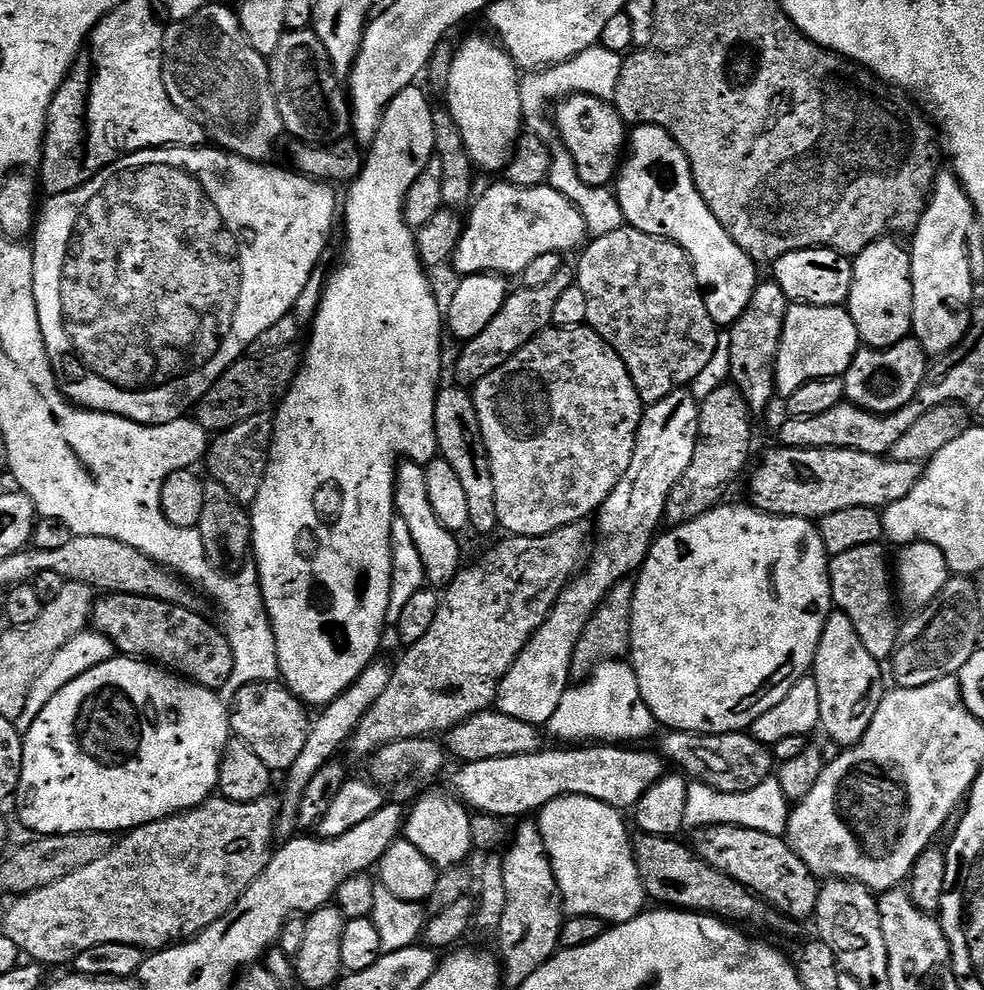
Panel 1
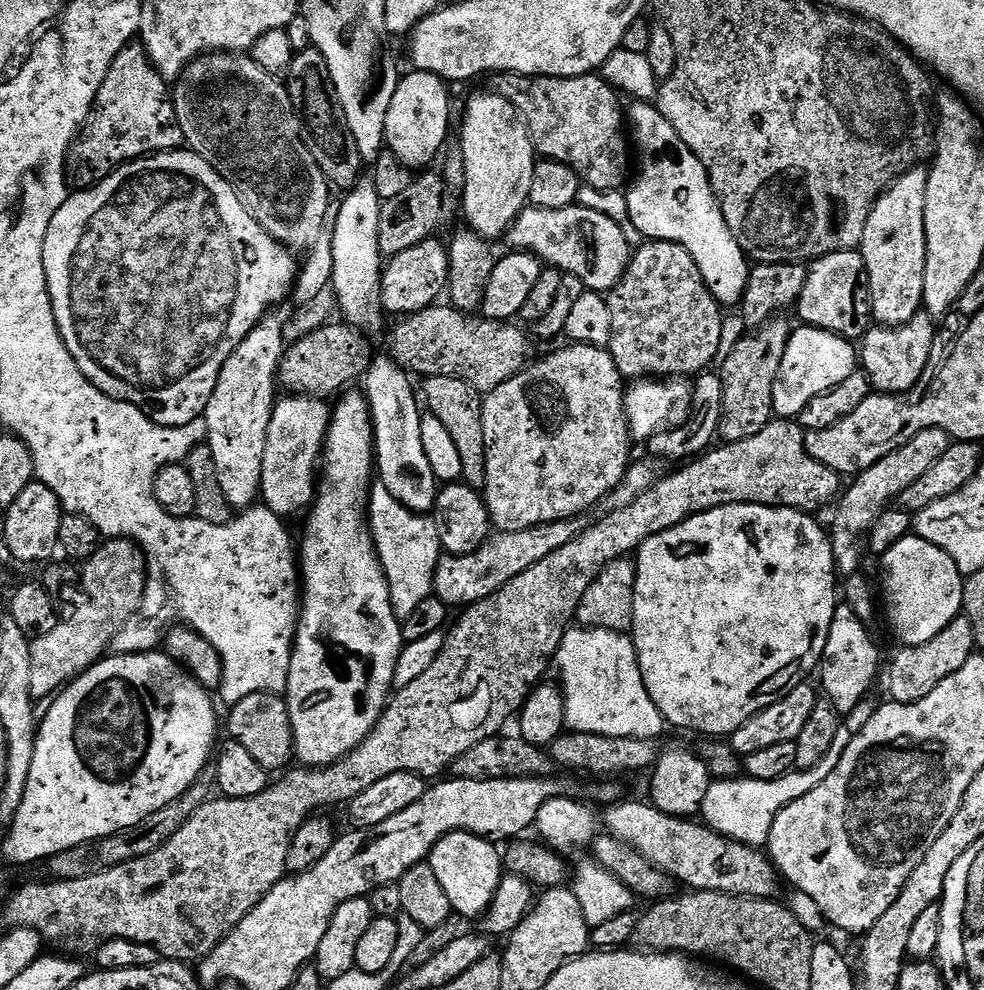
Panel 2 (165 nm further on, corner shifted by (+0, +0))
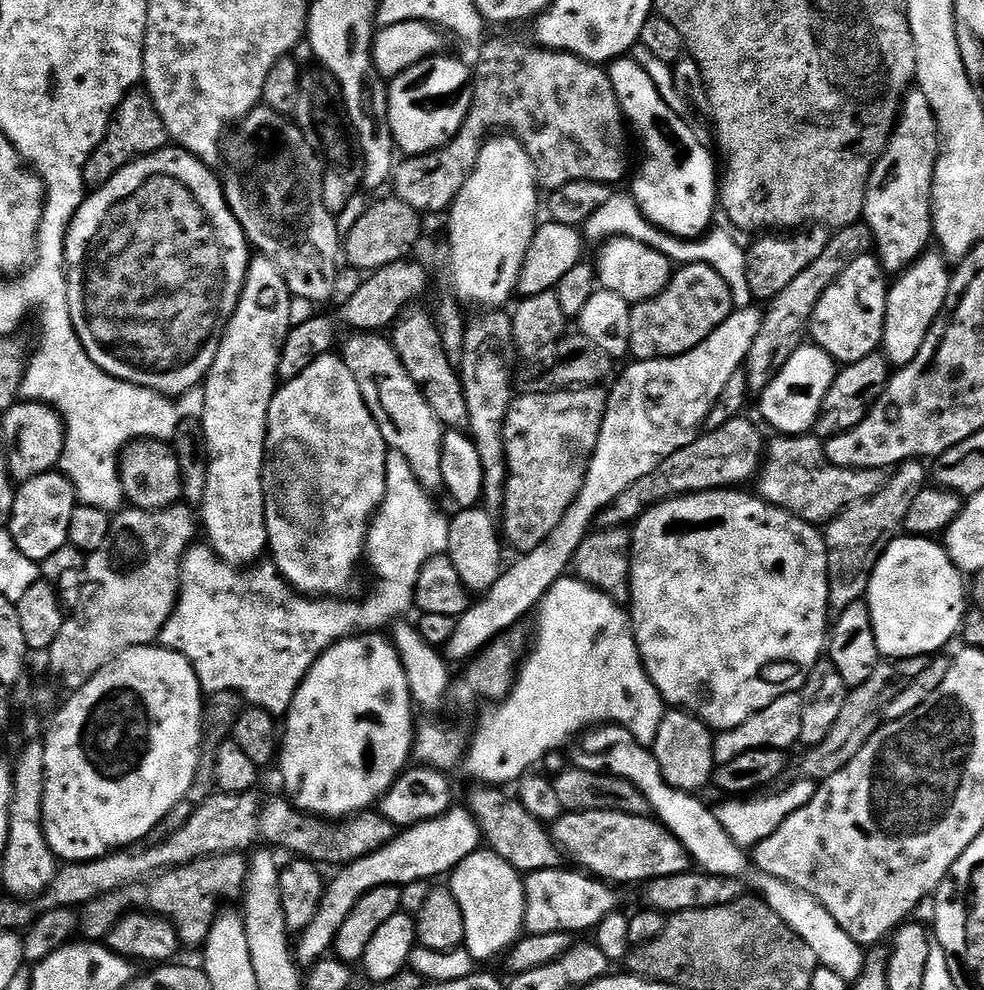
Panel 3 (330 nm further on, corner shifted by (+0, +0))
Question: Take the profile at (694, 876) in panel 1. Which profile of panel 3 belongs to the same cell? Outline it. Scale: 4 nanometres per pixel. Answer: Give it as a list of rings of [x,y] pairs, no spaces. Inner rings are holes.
[[[475,785],[472,788],[466,804],[479,823],[481,835],[491,851],[521,874],[563,865],[563,851],[551,836],[551,831],[543,821],[534,818],[518,798],[506,798],[507,791],[496,786]]]

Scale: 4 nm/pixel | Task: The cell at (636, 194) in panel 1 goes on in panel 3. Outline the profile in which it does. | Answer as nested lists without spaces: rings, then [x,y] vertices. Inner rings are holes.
[[[613,60],[607,65],[606,71],[614,86],[614,94],[618,94],[624,119],[630,125],[634,136],[636,131],[636,136],[644,147],[644,161],[640,164],[640,173],[631,177],[633,180],[630,188],[630,195],[636,200],[641,214],[649,223],[683,240],[694,240],[704,236],[713,227],[712,215],[718,212],[718,164],[716,172],[716,164],[712,161],[707,146],[696,137],[695,130],[687,124],[689,121],[685,117],[674,114],[674,110],[666,106],[662,94],[658,94],[658,86],[654,86],[650,74],[646,74],[646,70],[642,70],[642,66],[638,66],[636,60]]]

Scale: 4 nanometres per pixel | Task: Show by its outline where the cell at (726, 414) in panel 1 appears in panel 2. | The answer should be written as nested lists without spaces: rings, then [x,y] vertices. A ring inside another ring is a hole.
[[[784,318],[767,320],[759,328],[749,331],[723,357],[724,365],[718,369],[722,382],[722,402],[719,413],[720,424],[728,428],[729,437],[739,438],[752,436],[762,430],[774,419],[772,410],[772,395],[774,382],[778,378],[780,359],[788,345],[788,339],[794,331],[793,325],[788,325]]]

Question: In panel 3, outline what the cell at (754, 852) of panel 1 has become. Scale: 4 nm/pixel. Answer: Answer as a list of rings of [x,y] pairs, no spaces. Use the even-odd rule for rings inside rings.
[[[590,810],[589,812],[565,811],[550,828],[551,836],[570,861],[577,860],[585,873],[613,885],[643,885],[654,878],[682,874],[693,867],[692,856],[674,838],[669,828],[651,815],[639,816],[618,810]]]

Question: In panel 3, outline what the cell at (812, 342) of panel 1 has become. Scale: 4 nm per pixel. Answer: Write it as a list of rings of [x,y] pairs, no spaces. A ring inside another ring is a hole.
[[[802,346],[782,366],[782,370],[766,386],[764,392],[759,393],[760,412],[764,420],[777,433],[785,436],[802,436],[811,433],[816,426],[816,419],[822,406],[822,398],[826,398],[826,390],[834,382],[838,365],[832,357],[826,355],[821,348]]]

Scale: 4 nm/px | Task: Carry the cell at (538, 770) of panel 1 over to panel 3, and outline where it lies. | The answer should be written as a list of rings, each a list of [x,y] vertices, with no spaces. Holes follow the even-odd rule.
[[[453,806],[447,814],[439,816],[433,820],[427,820],[421,824],[416,824],[413,828],[405,828],[397,831],[396,837],[386,846],[382,846],[378,851],[372,852],[368,856],[358,858],[353,864],[343,865],[336,877],[331,877],[330,883],[325,887],[324,896],[318,906],[318,914],[314,914],[314,922],[305,928],[298,936],[298,960],[301,965],[311,966],[327,957],[333,951],[336,943],[338,930],[342,930],[342,922],[354,910],[354,906],[370,890],[381,888],[387,884],[393,886],[403,886],[419,880],[435,881],[435,876],[447,877],[453,868],[457,868],[461,862],[470,854],[474,854],[481,847],[482,835],[479,823],[476,818],[464,806]]]

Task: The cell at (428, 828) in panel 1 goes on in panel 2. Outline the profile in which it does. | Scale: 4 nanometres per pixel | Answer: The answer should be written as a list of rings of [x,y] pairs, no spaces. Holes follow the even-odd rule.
[[[447,832],[429,852],[426,862],[434,870],[442,890],[446,890],[446,898],[450,898],[450,906],[457,917],[479,918],[490,906],[502,875],[502,856],[495,846],[491,839],[472,832]]]

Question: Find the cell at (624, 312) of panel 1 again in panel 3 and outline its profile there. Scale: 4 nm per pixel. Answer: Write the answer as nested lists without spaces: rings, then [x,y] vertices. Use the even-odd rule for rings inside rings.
[[[708,264],[677,267],[672,280],[654,298],[635,305],[630,318],[630,352],[636,360],[665,360],[681,356],[706,342],[722,322],[731,316],[734,295],[723,274]]]

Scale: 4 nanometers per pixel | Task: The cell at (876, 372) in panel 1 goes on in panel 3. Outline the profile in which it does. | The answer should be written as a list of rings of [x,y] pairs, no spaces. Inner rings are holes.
[[[936,250],[925,252],[915,264],[895,277],[894,283],[888,289],[882,345],[884,357],[893,369],[902,369],[914,362],[914,358],[918,358],[918,350],[922,350],[934,322],[942,314],[951,289],[952,272],[949,261]]]

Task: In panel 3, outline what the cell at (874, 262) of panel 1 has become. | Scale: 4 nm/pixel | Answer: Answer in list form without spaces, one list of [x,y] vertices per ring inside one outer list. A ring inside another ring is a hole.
[[[909,91],[900,107],[900,119],[888,139],[888,148],[872,171],[862,217],[863,223],[870,226],[874,248],[885,273],[903,272],[929,251],[933,243],[932,183],[939,160],[940,131],[934,110],[930,110],[926,94]]]

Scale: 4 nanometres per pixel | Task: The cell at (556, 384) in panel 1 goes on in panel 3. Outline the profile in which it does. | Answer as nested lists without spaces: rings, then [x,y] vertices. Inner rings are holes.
[[[603,387],[561,388],[551,392],[533,390],[512,401],[504,423],[504,445],[508,459],[508,480],[505,482],[505,504],[502,513],[502,536],[523,554],[536,549],[562,522],[566,510],[578,498],[590,458],[598,446],[598,434],[608,405],[608,392]]]

